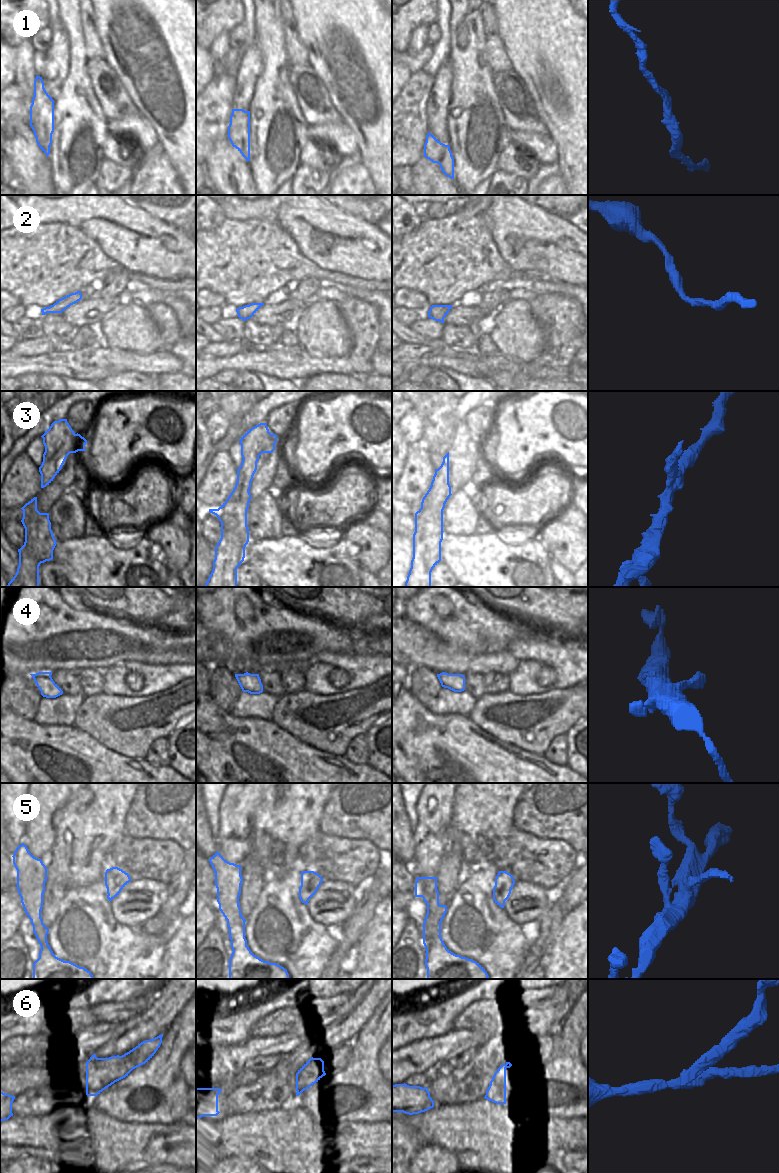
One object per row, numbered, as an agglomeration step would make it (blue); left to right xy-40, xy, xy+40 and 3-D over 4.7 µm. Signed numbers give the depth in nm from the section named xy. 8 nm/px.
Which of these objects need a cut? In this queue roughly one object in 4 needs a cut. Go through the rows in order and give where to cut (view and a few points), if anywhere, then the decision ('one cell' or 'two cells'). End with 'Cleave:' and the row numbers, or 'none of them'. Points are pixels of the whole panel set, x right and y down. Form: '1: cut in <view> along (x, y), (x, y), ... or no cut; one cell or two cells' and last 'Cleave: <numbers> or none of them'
1: no cut; one cell
2: no cut; one cell
3: cut in xy along (221, 530), (231, 530), (244, 542), (245, 546); two cells
4: no cut; one cell
5: cut in xy+40 along (495, 880), (499, 880), (503, 884), (503, 898), (505, 900); two cells
6: cut in xy+40 along (492, 1078), (499, 1089), (498, 1102); two cells
Cleave: 3, 5, 6

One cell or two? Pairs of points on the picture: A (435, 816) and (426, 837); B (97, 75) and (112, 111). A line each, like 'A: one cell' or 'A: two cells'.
A: one cell
B: one cell

